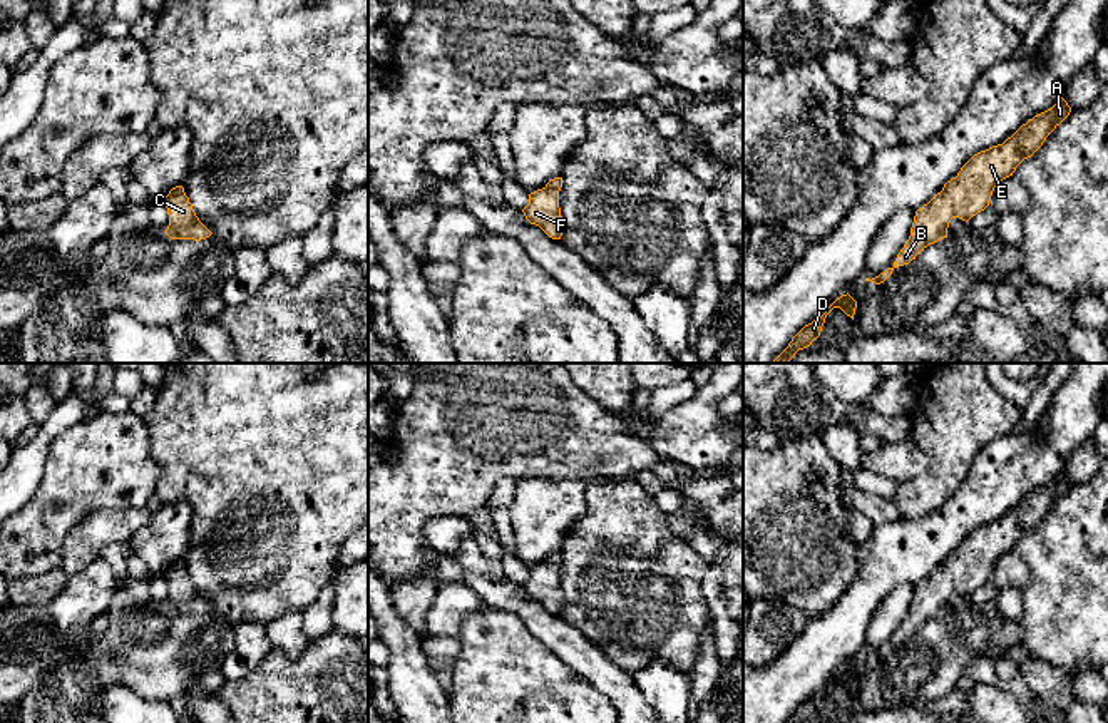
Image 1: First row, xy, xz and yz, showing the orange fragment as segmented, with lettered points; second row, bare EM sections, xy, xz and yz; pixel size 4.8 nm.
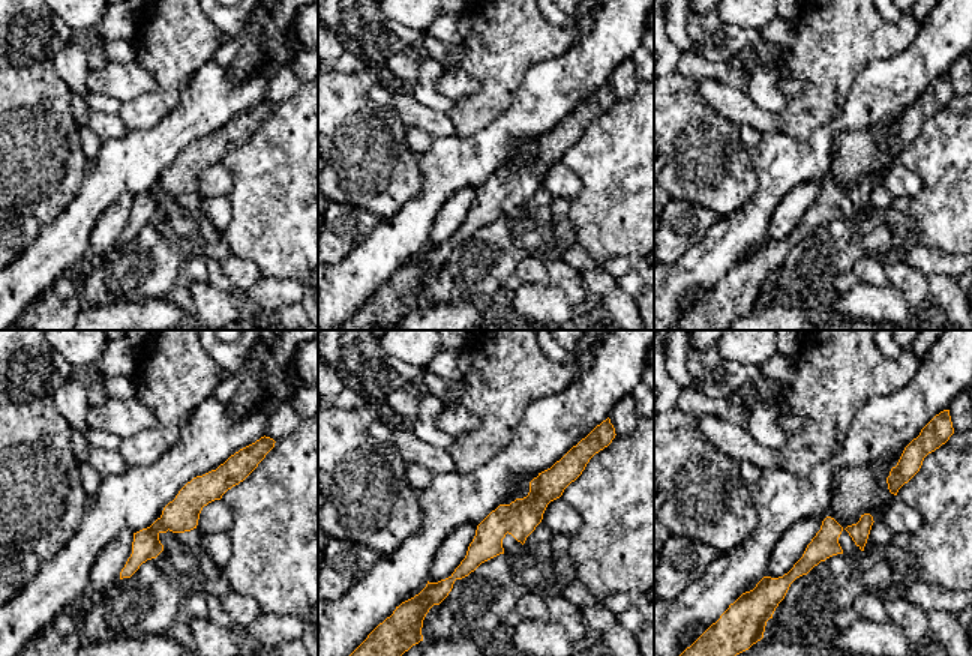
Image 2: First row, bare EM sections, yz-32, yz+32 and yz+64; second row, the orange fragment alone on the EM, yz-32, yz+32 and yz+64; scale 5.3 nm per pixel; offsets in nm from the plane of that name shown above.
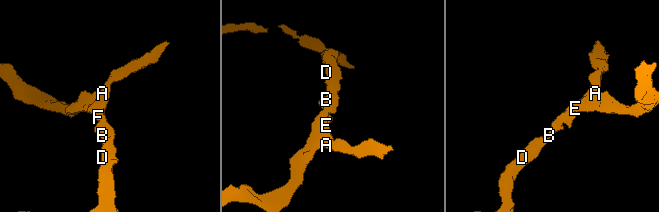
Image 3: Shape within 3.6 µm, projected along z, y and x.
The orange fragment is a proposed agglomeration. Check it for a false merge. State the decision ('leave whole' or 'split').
leave whole

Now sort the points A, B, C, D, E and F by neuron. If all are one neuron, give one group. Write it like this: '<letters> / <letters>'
A B C D E F

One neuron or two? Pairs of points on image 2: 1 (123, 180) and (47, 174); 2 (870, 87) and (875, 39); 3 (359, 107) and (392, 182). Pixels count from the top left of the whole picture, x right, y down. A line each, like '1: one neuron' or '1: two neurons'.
1: two neurons
2: two neurons
3: one neuron

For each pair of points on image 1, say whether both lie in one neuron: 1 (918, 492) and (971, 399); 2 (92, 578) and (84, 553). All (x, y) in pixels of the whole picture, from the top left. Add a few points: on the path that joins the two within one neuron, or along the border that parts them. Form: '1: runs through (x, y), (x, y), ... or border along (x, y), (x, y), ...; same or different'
1: runs through (941, 469), (951, 457), (951, 422); same
2: border along (99, 556), (71, 576); different

